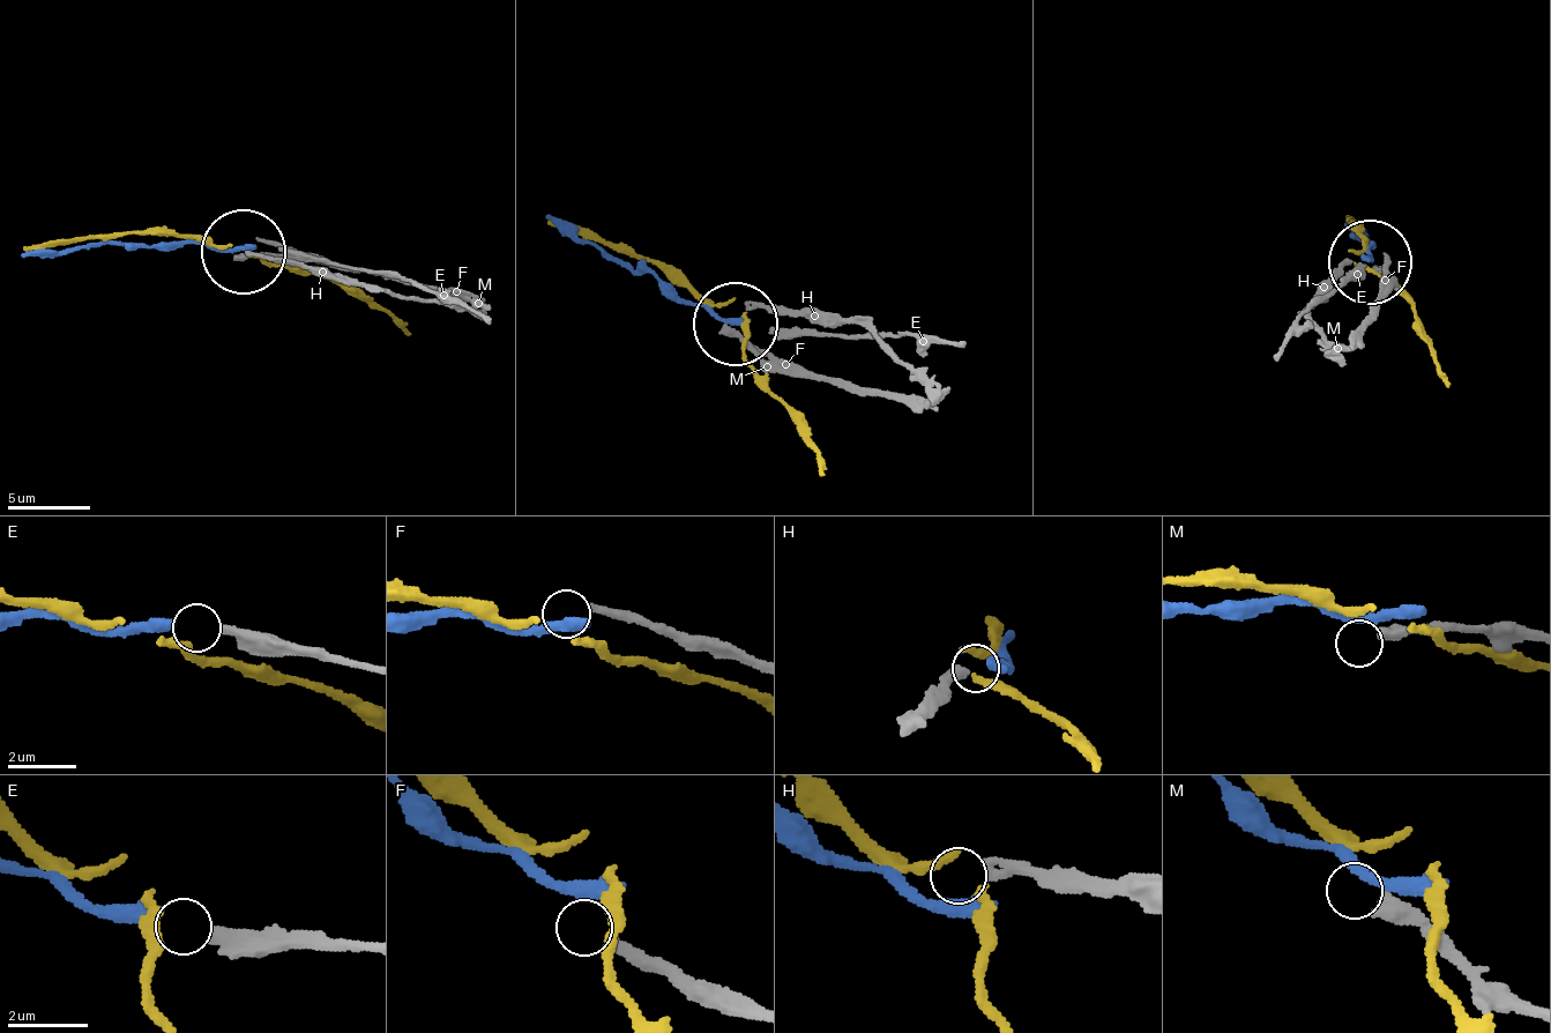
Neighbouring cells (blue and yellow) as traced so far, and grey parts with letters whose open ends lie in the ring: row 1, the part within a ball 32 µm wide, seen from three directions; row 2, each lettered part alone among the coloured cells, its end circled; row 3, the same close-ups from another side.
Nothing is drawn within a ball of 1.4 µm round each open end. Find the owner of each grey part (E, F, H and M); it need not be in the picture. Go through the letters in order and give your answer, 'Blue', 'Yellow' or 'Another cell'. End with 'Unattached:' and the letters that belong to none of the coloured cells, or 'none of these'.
E: Blue
F: Another cell
H: Another cell
M: Another cell
Unattached: F, H, M

